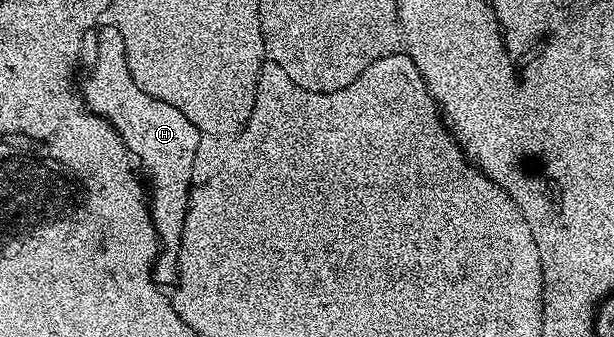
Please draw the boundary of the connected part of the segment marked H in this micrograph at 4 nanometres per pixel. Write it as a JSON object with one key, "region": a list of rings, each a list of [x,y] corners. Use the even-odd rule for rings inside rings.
{"region":[[[110,28],[110,32],[102,32],[102,56],[98,56],[98,68],[94,68],[94,76],[90,80],[80,80],[80,95],[85,107],[93,115],[101,116],[111,129],[116,133],[121,143],[131,147],[133,152],[142,156],[144,162],[145,179],[150,179],[148,184],[148,203],[150,206],[150,217],[158,234],[158,247],[160,249],[158,259],[154,262],[154,274],[159,281],[173,282],[177,287],[182,279],[176,278],[178,268],[178,234],[182,226],[182,210],[184,210],[184,198],[188,196],[189,173],[192,172],[192,164],[196,160],[194,156],[194,144],[198,142],[198,135],[195,135],[195,128],[187,123],[186,119],[175,111],[175,108],[158,98],[152,98],[139,86],[130,82],[130,76],[126,73],[126,65],[122,63],[122,42],[118,39],[118,32]]]}

